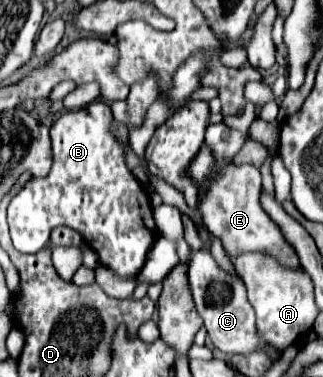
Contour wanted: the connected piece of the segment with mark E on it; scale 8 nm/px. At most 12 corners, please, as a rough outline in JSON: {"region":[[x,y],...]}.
{"region":[[203,144],[183,176],[229,258],[259,252],[301,270],[259,202],[259,168],[217,170]]}

